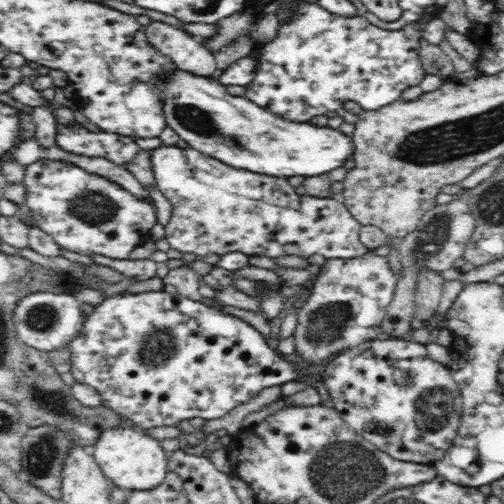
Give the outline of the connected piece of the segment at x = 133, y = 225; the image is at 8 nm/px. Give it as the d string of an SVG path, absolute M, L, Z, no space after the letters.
M38 160L25 168L23 184L27 193L24 204L32 211L34 226L52 236L58 247L80 255L128 259L132 250L151 238L149 230L157 223L155 206L149 200L140 200L116 182L91 174L72 163Z

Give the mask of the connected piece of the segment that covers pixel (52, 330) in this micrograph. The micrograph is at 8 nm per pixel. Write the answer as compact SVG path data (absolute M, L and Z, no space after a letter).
M36 292L23 296L14 309L14 324L18 338L32 349L53 351L69 348L86 316L80 310L81 302L70 293Z

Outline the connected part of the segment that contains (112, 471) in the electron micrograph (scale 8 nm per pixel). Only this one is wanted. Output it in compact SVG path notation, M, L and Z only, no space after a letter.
M116 427L105 430L94 445L93 457L104 476L120 488L131 491L147 491L164 482L167 475L166 451L160 446L160 441L146 434L137 427Z

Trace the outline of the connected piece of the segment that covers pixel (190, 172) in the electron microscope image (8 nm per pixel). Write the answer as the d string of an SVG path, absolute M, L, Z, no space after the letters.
M162 146L154 150L151 161L157 188L173 208L172 218L165 224L165 239L172 249L182 254L195 254L200 258L208 254L222 257L230 252L242 252L248 256L266 256L270 259L280 256L308 259L314 254L320 254L327 260L348 260L370 252L359 238L361 224L340 198L296 194L284 178L228 167L220 160L190 147L182 149Z

